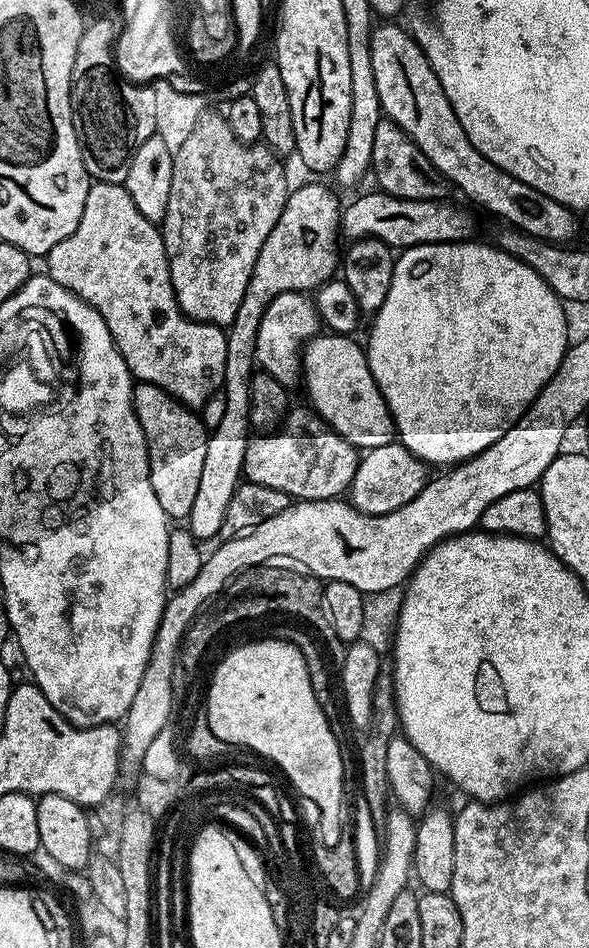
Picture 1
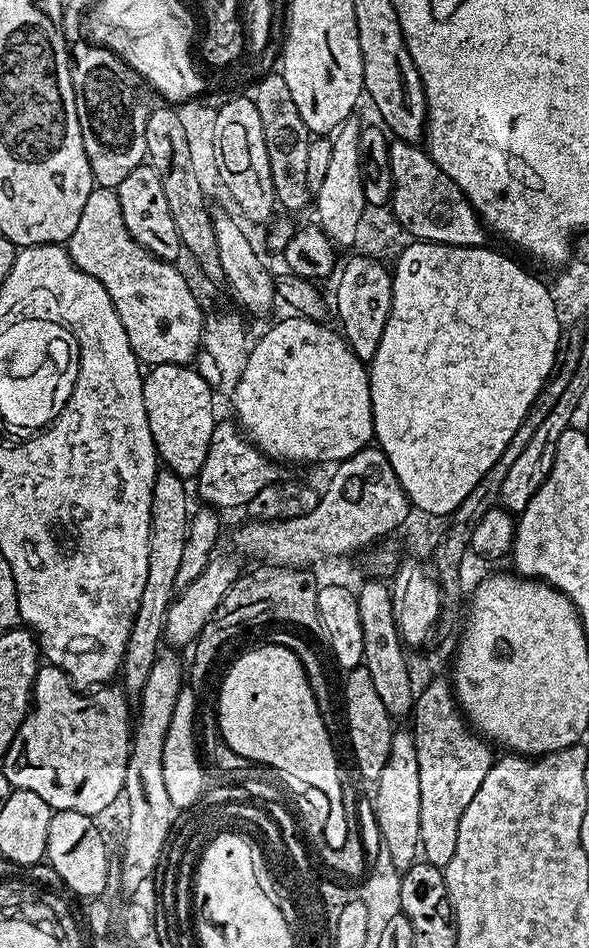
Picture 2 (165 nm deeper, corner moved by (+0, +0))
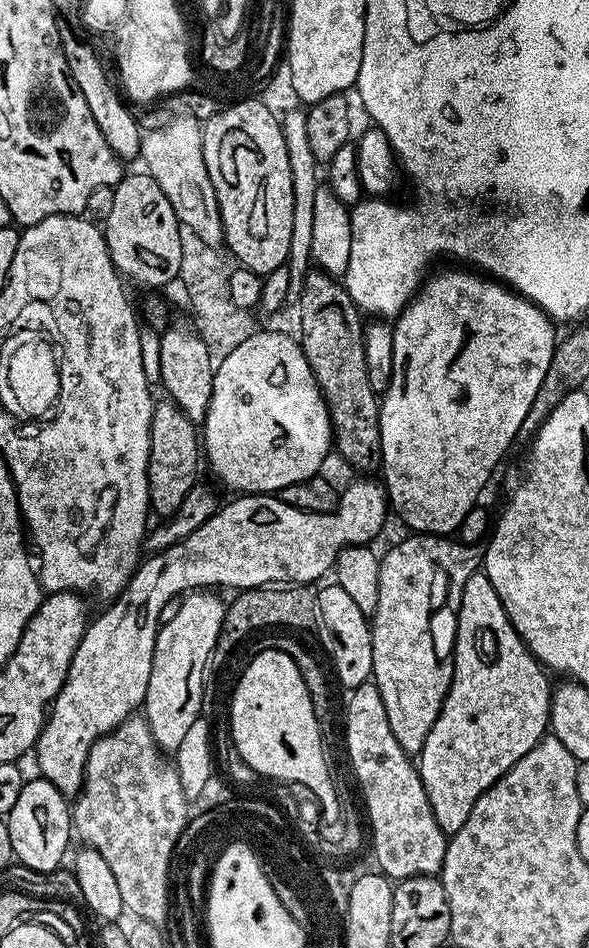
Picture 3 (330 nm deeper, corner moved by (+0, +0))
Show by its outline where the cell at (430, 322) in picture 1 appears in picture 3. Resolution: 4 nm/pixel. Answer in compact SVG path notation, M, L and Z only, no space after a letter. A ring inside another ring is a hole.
M452 266L445 272L433 271L425 279L421 289L404 305L403 312L395 317L393 332L393 374L390 375L389 388L379 397L380 401L380 463L384 480L382 487L388 503L412 527L416 534L452 534L459 529L471 508L477 507L480 491L488 484L492 471L500 464L500 459L508 452L508 447L516 444L516 435L526 419L526 414L534 403L534 394L550 370L550 358L554 358L558 335L554 321L534 302L513 292L507 284L491 279L464 266Z

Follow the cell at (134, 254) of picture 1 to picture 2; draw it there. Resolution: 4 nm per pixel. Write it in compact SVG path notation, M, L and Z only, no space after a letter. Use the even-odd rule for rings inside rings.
M93 187L66 247L78 270L106 286L106 294L110 294L122 326L126 326L126 338L130 338L141 365L191 365L197 359L202 348L205 311L175 263L159 260L134 242L126 222L122 222L122 206L113 189Z

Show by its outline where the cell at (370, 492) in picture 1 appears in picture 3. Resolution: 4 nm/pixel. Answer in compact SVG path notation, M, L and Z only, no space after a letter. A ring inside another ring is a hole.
M356 478L348 489L340 492L340 501L336 504L335 512L327 512L326 514L314 514L313 512L303 512L294 506L290 506L286 502L282 502L279 495L276 494L240 494L229 504L221 503L216 509L216 513L206 522L202 522L202 526L198 526L198 530L194 530L194 534L190 534L186 538L182 538L182 542L178 542L174 546L170 546L164 552L158 552L149 555L148 561L141 563L139 567L133 571L128 577L127 584L120 591L119 596L115 597L107 605L108 608L100 617L93 619L91 623L84 629L84 637L82 642L78 642L78 650L74 650L74 658L70 662L70 670L66 674L66 682L62 686L62 690L56 695L55 700L50 705L50 711L44 722L44 729L40 731L40 736L36 740L34 749L34 757L36 756L36 764L40 767L39 775L43 779L48 780L59 790L66 798L72 798L79 793L80 788L84 784L84 767L88 761L90 750L94 746L94 742L98 738L102 738L107 732L113 730L121 724L123 720L128 719L143 705L146 698L146 686L150 686L150 666L154 658L154 642L156 634L160 631L161 622L159 615L162 613L162 606L166 606L166 602L183 597L185 594L193 590L221 590L220 588L236 588L235 590L247 590L249 588L263 588L265 586L291 586L293 584L312 584L316 582L319 576L324 576L333 571L338 554L344 549L354 546L355 544L371 545L372 539L379 534L384 528L384 519L387 518L388 512L390 516L390 505L388 497L381 485L372 481L372 478Z

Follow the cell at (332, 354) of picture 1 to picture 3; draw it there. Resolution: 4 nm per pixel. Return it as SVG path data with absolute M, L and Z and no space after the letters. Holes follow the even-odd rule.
M256 330L252 336L247 337L240 345L230 350L230 354L223 359L222 366L219 366L212 373L212 397L208 413L202 421L202 452L206 457L206 464L212 467L212 472L232 491L232 494L279 494L286 486L294 486L294 482L308 480L311 476L317 475L324 464L324 459L334 448L332 439L332 423L324 396L320 392L318 382L310 370L310 362L306 362L306 354L300 348L299 339L295 335L287 336L284 332L262 332Z

